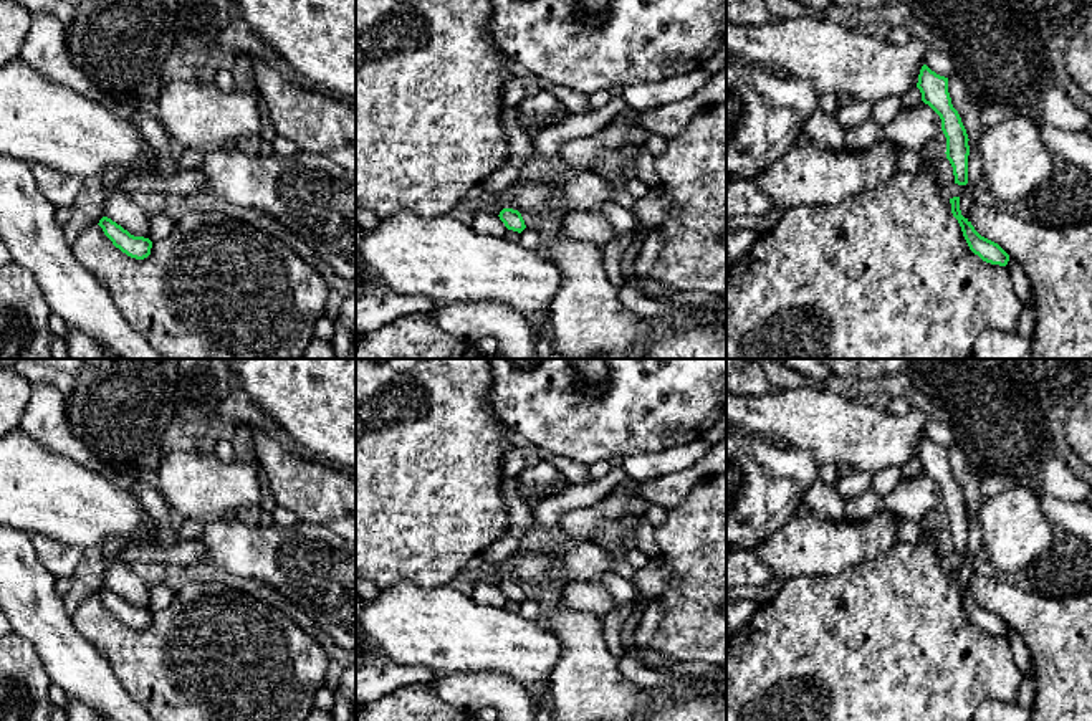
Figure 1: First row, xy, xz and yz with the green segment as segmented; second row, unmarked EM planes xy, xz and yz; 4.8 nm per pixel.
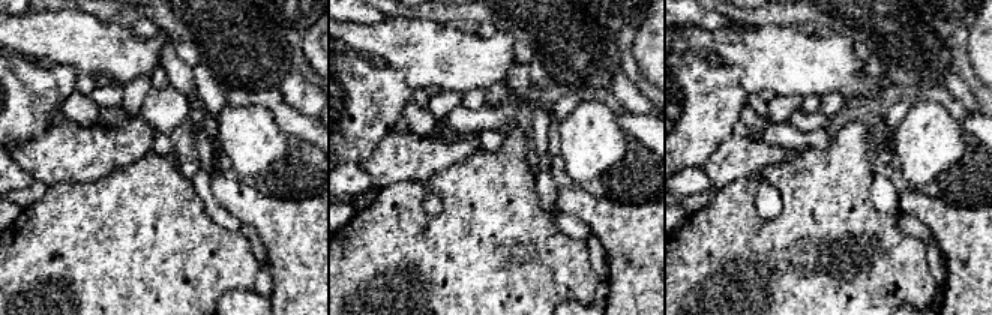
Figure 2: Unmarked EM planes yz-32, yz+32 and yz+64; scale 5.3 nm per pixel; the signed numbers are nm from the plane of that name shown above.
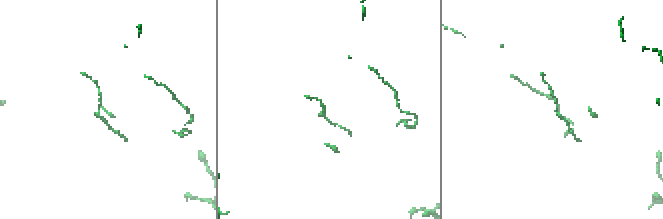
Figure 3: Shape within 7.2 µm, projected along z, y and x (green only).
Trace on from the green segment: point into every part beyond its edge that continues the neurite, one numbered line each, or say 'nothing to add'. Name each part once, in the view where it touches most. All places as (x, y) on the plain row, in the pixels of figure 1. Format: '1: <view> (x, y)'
nothing to add

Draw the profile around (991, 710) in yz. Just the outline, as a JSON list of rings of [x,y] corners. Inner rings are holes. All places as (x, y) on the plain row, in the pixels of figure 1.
[[[986,700],[975,711],[975,721],[1032,721],[1032,708],[1003,700]]]

